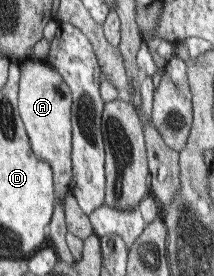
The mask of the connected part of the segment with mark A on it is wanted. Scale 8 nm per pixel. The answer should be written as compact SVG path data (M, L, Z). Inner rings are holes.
M21 61L18 91L18 113L24 123L32 151L40 161L46 161L52 169L55 189L55 205L64 204L64 195L72 182L72 127L71 89L65 79L44 61Z

